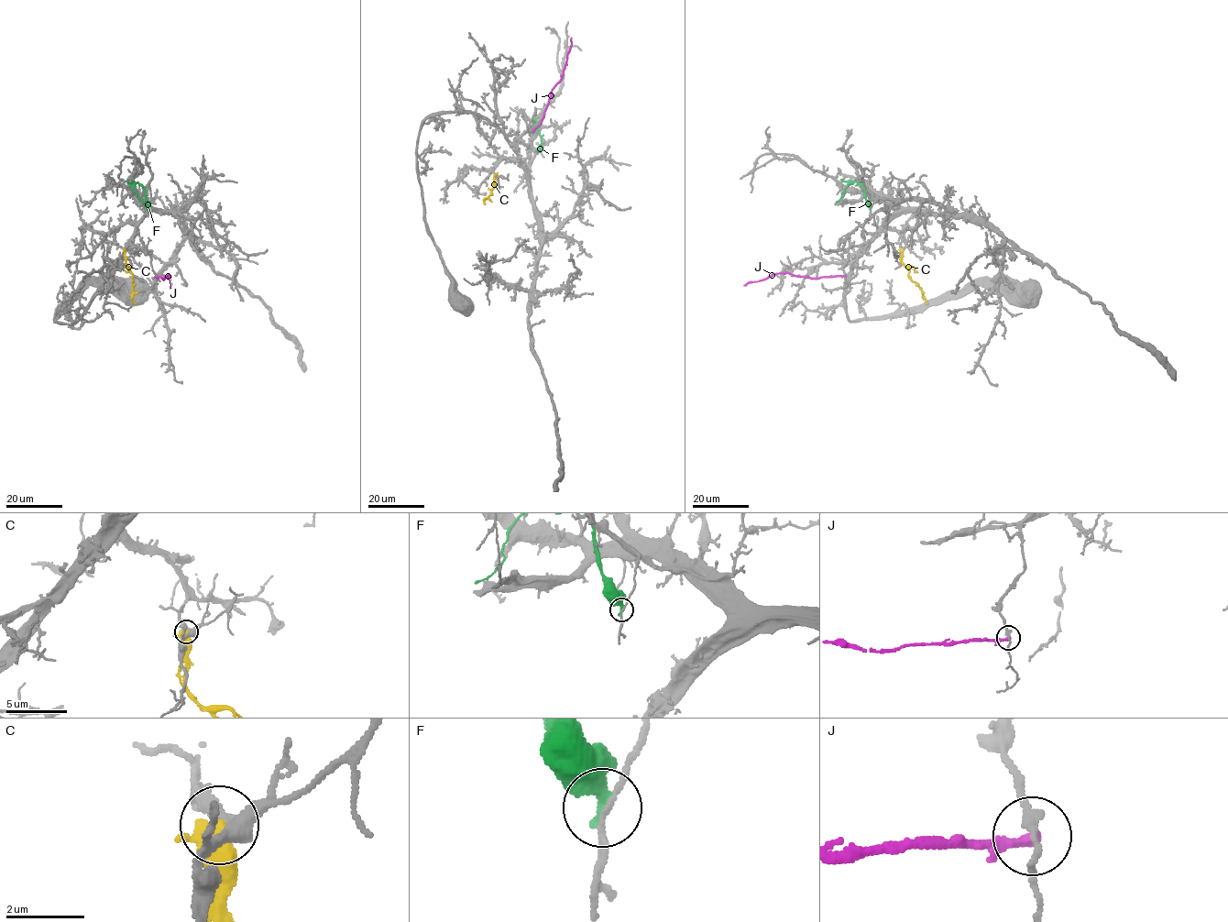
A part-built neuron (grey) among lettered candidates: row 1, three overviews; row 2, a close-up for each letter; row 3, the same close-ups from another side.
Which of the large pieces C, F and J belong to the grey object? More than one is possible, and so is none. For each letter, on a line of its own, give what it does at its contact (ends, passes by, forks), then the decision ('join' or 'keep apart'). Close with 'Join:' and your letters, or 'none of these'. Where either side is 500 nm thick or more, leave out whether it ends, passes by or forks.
C: keep apart
F: it ends; keep apart
J: it ends; keep apart
Join: none of these

